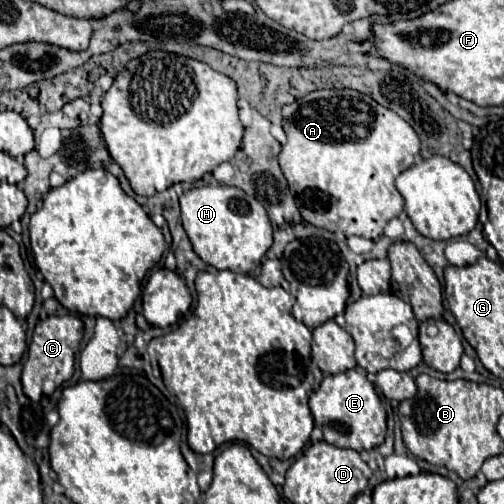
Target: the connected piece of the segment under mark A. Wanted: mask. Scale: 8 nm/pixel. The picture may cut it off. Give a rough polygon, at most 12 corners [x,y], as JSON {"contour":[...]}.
{"contour":[[370,96],[284,106],[302,218],[380,238],[404,210],[412,126]]}

